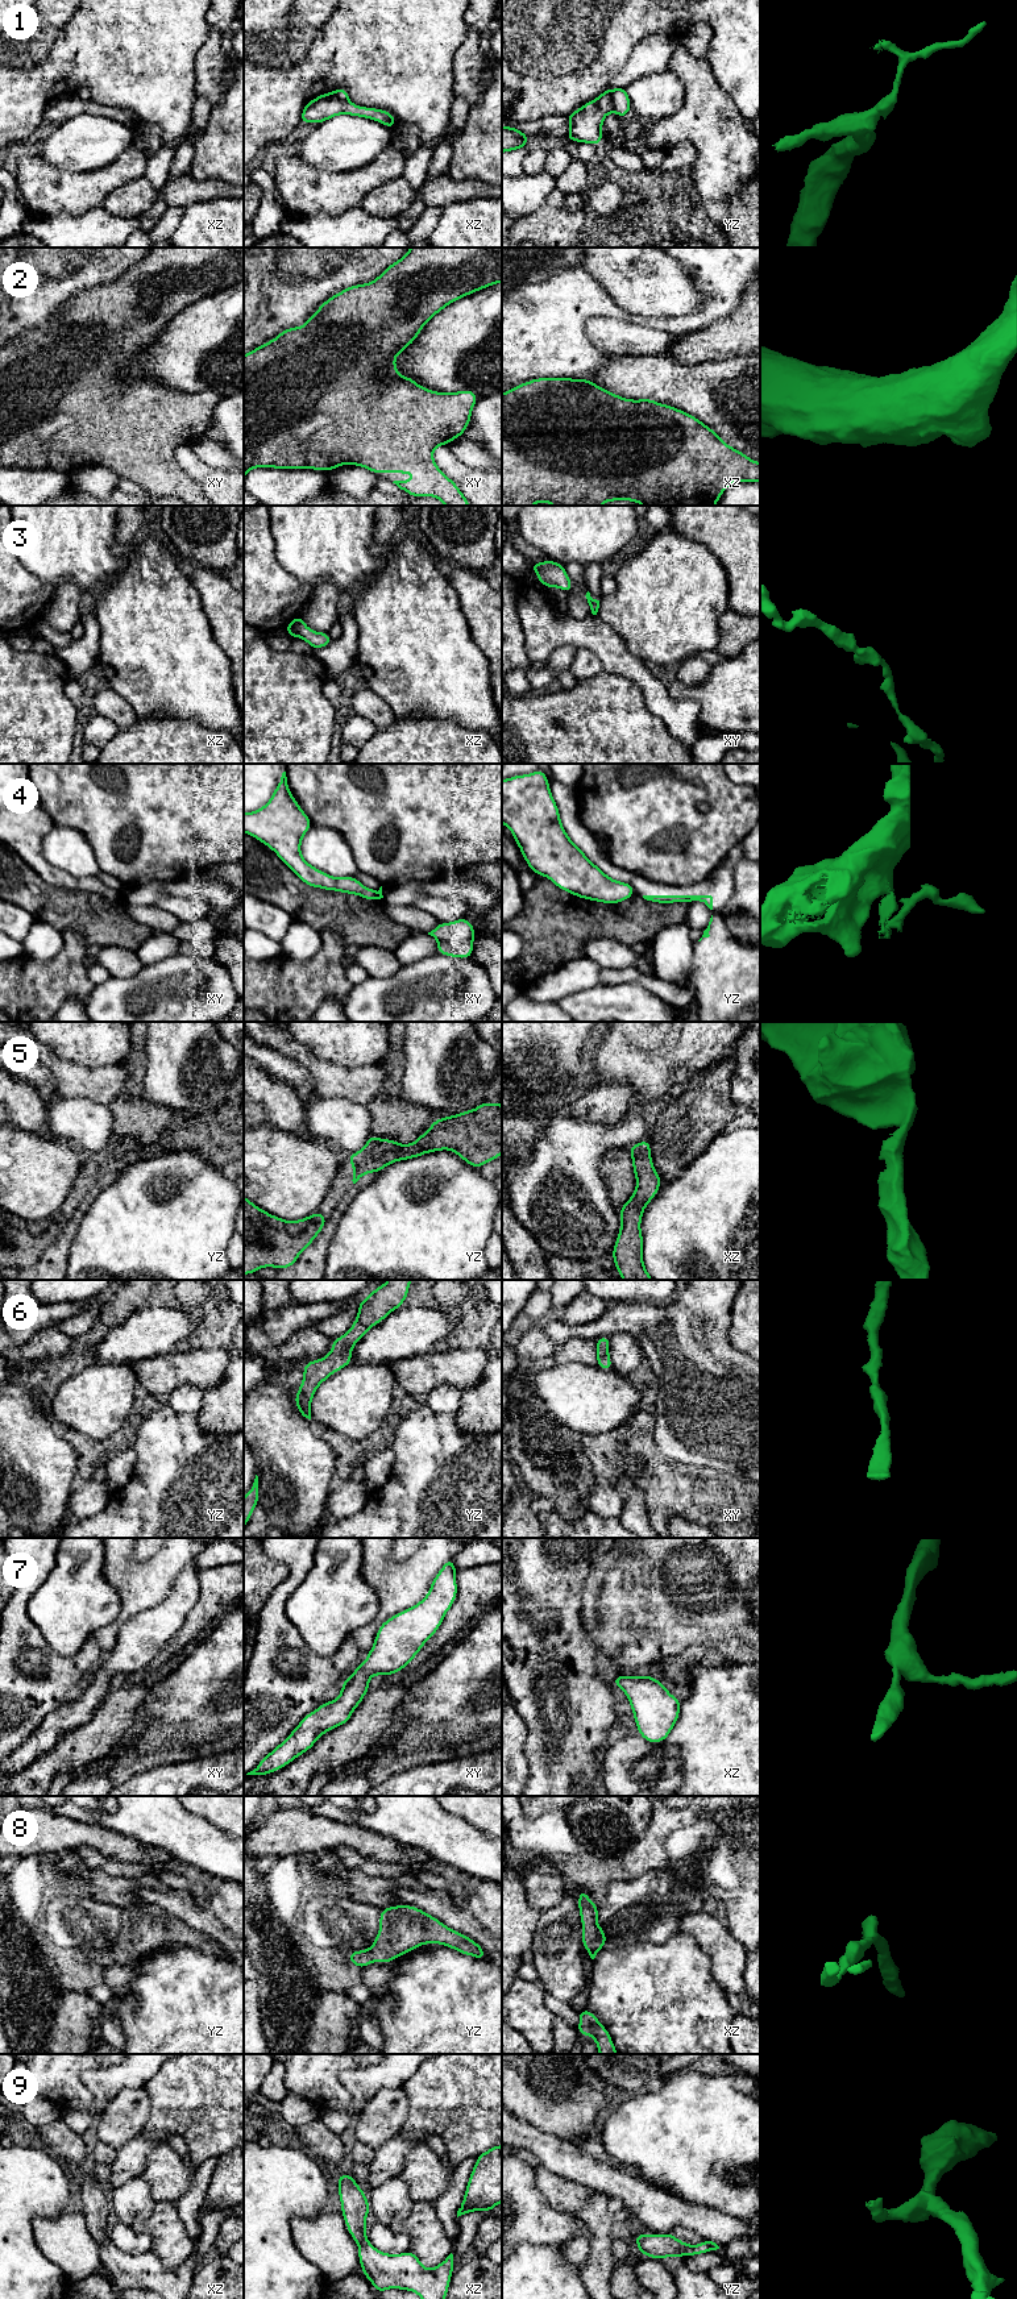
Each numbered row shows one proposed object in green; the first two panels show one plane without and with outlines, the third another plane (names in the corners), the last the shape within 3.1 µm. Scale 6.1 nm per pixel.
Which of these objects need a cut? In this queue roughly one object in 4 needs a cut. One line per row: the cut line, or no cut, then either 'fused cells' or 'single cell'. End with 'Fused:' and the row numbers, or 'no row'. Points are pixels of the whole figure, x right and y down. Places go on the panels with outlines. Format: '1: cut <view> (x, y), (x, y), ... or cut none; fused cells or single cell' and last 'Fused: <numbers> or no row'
1: cut yz (610, 90), (614, 111); fused cells
2: cut xy (378, 377), (382, 379), (399, 378); fused cells
3: cut none; single cell
4: cut xy (378, 890), (381, 893); fused cells
5: cut none; single cell
6: cut none; single cell
7: cut none; single cell
8: cut none; single cell
9: cut none; single cell
Fused: 1, 2, 4

